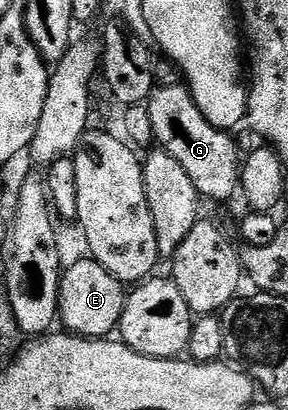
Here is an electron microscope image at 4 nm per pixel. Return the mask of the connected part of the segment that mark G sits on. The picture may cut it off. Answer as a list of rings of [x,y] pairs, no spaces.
[[[155,86],[148,100],[151,113],[154,143],[172,157],[192,177],[199,196],[206,199],[230,199],[240,187],[240,154],[234,144],[234,135],[213,127],[200,113],[196,101],[190,96],[190,89],[179,87]]]

